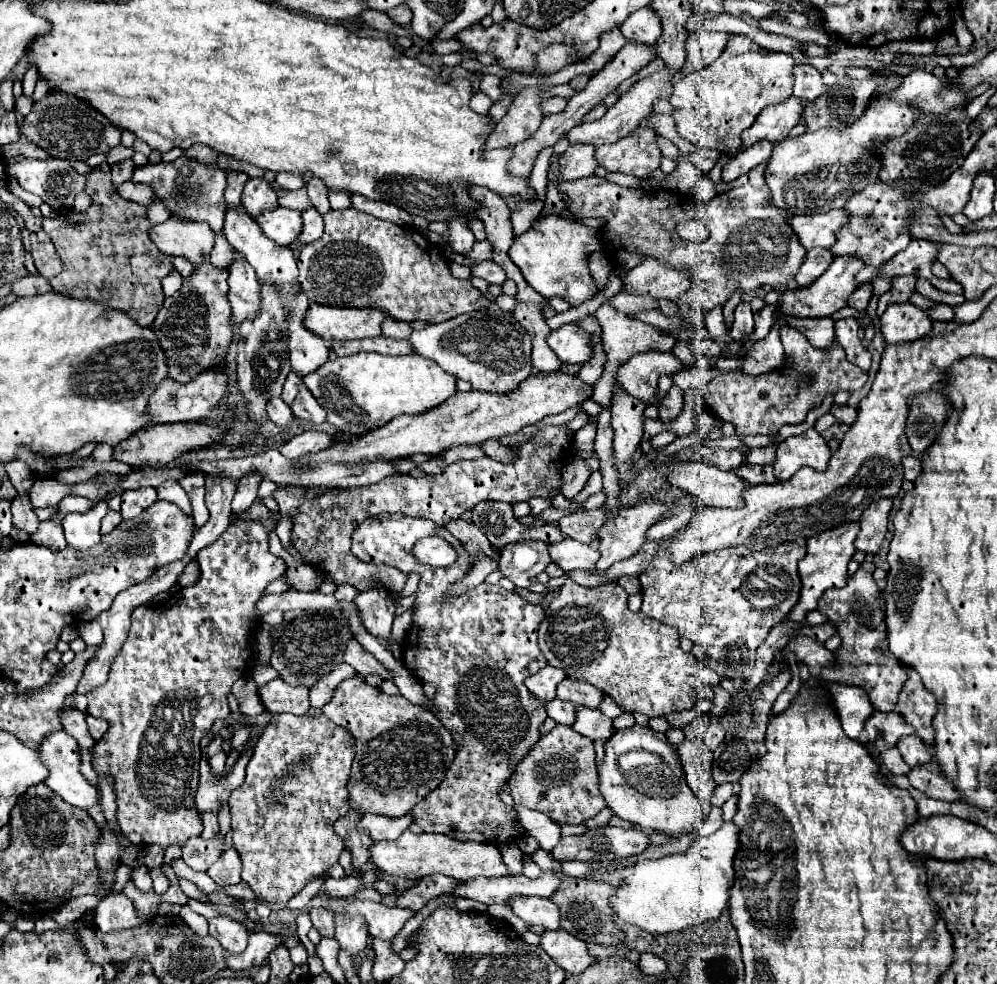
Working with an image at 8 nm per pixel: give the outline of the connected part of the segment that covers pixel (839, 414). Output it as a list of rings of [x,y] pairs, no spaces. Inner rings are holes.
[[[833,406],[831,408],[831,414],[835,416],[835,418],[839,418],[843,424],[847,424],[847,426],[853,426],[853,422],[857,420],[857,408],[853,408],[853,406]]]

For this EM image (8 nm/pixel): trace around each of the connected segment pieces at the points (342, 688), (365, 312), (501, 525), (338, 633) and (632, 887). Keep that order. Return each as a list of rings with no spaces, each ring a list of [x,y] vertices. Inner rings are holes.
[[[361,676],[341,682],[333,698],[323,706],[323,714],[355,736],[357,752],[351,784],[347,786],[349,804],[365,814],[393,818],[409,814],[417,802],[441,784],[455,756],[451,734],[429,710],[413,706],[403,696],[387,696],[379,688],[369,686]]]
[[[311,302],[305,328],[319,334],[325,340],[353,340],[353,338],[373,338],[381,336],[381,324],[385,320],[385,312],[369,306],[369,308],[337,308],[337,306],[321,306]]]
[[[479,502],[473,506],[473,524],[479,530],[485,530],[485,536],[493,546],[505,546],[511,542],[521,540],[541,540],[547,544],[555,544],[565,540],[557,524],[543,524],[543,526],[527,526],[521,524],[507,502]]]
[[[291,610],[285,612],[285,620],[281,626],[275,626],[273,632],[273,656],[271,666],[279,672],[279,676],[291,686],[307,686],[311,688],[319,676],[333,670],[335,664],[343,662],[341,648],[351,638],[351,632],[341,618],[341,612],[329,610]]]
[[[733,822],[723,824],[715,834],[707,838],[699,838],[685,854],[673,854],[673,856],[663,856],[659,860],[639,860],[633,866],[605,872],[599,870],[589,874],[587,879],[607,882],[616,888],[617,894],[611,896],[611,908],[613,916],[639,926],[651,934],[667,934],[667,932],[677,932],[685,930],[691,926],[697,926],[707,920],[719,918],[721,910],[727,908],[729,904],[729,888],[733,884],[733,856],[737,852],[737,826]]]

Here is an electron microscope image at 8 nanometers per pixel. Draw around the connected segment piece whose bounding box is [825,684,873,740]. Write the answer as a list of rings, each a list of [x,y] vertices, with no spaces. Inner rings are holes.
[[[825,684],[829,698],[837,710],[841,726],[845,734],[857,740],[863,732],[865,720],[873,714],[873,704],[869,696],[859,686],[845,686],[845,684]]]

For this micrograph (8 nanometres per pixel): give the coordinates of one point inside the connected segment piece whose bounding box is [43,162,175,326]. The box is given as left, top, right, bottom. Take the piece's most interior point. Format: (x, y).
(106, 251)

